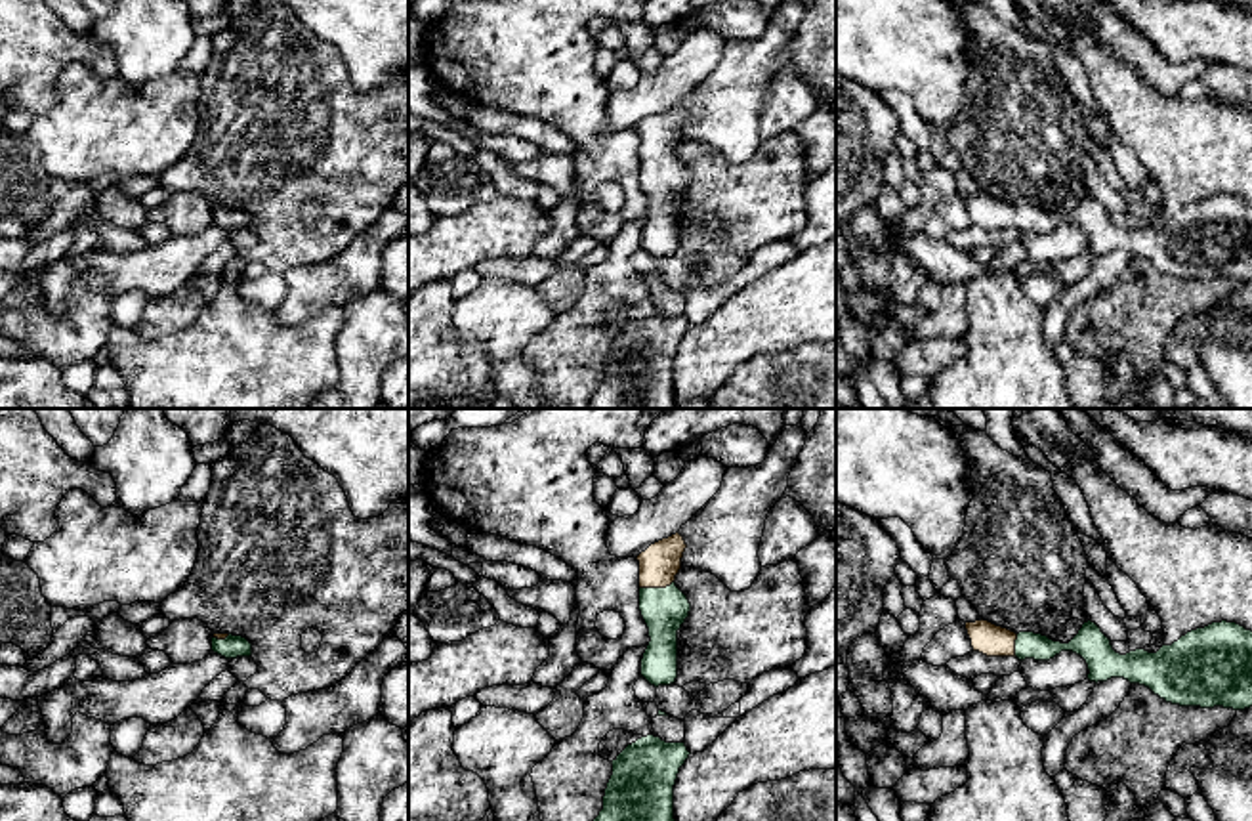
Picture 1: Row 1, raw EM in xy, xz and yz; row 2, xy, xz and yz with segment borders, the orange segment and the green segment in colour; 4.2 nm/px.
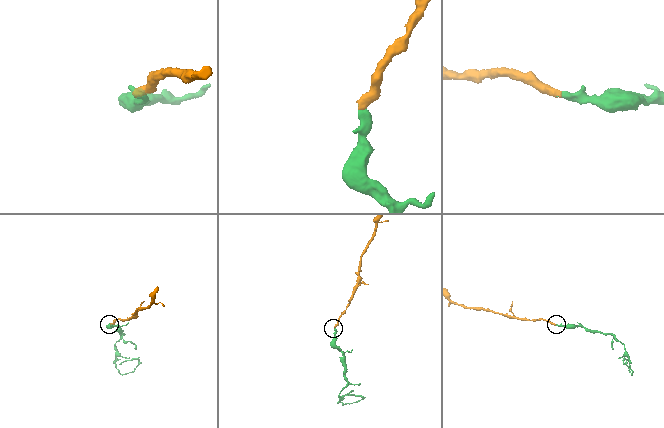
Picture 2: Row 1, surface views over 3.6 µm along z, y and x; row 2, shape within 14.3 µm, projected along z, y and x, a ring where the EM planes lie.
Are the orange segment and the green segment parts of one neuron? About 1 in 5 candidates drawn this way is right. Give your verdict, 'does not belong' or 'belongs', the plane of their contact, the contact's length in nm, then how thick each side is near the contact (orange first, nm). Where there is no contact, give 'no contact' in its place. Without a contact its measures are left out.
belongs | xz | 150 nm | 170/190 nm

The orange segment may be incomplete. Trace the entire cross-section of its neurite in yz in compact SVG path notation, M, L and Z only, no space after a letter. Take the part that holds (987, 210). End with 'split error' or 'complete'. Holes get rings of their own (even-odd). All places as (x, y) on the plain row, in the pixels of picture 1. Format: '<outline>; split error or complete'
M983 191L966 195L966 202L973 223L987 229L1050 233L1073 223L1086 233L1088 252L1096 256L1124 250L1179 279L1252 279L1252 202L1237 195L1212 195L1157 225L1136 221L1126 227L1116 225L1092 193L1069 216L1034 204L1015 206Z; split error

